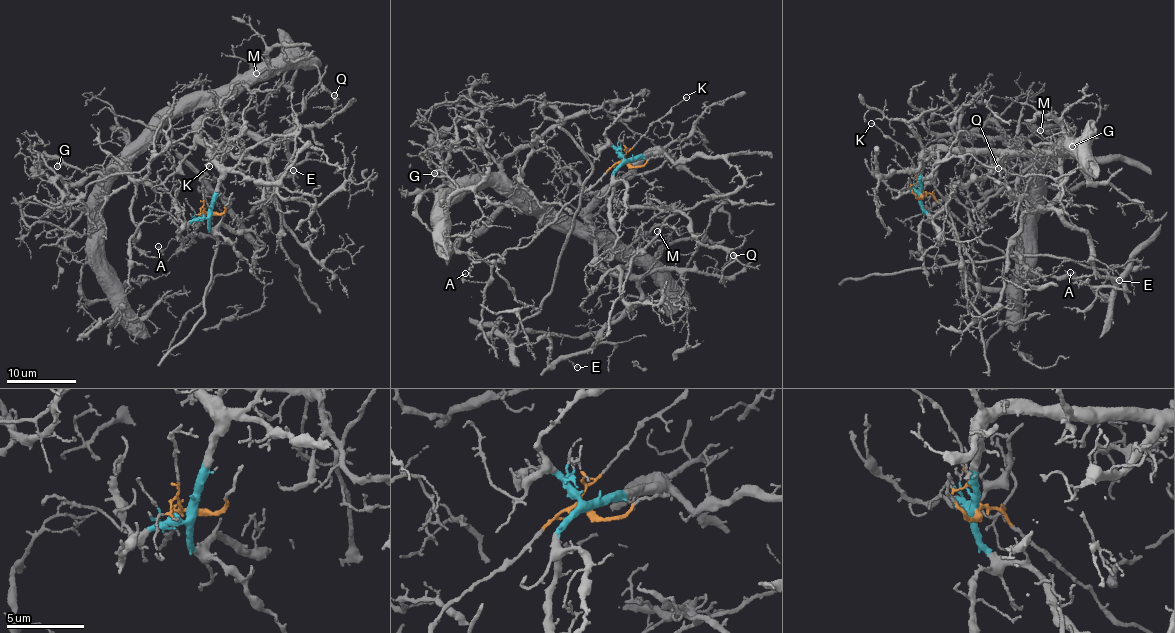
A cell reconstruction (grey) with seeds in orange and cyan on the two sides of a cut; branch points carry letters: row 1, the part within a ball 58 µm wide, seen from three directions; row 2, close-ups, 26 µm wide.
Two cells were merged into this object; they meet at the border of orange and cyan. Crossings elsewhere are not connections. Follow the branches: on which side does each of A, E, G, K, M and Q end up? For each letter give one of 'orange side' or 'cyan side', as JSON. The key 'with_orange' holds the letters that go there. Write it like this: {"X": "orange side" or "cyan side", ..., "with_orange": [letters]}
{"A": "orange side", "E": "cyan side", "G": "cyan side", "K": "orange side", "M": "cyan side", "Q": "cyan side", "with_orange": ["A", "K"]}

